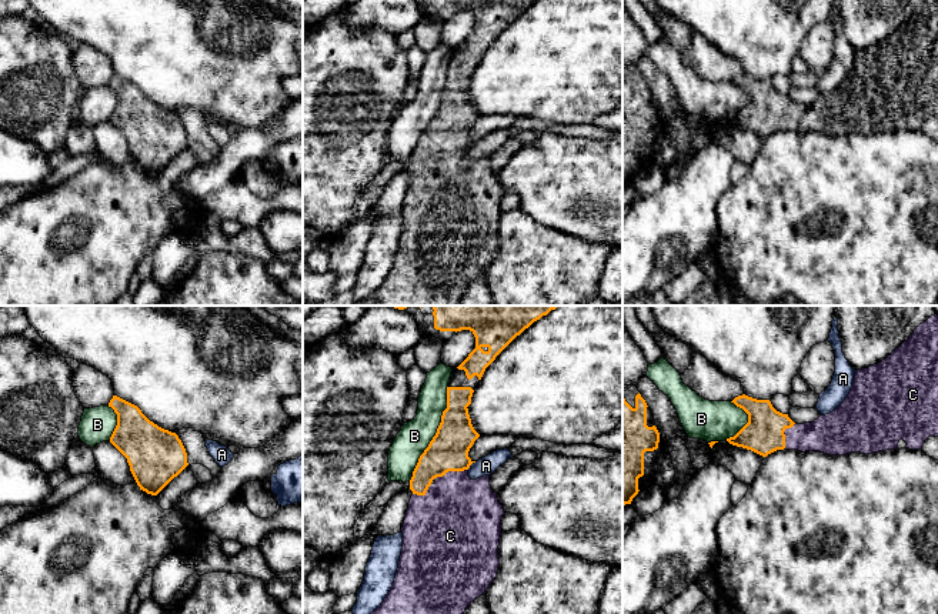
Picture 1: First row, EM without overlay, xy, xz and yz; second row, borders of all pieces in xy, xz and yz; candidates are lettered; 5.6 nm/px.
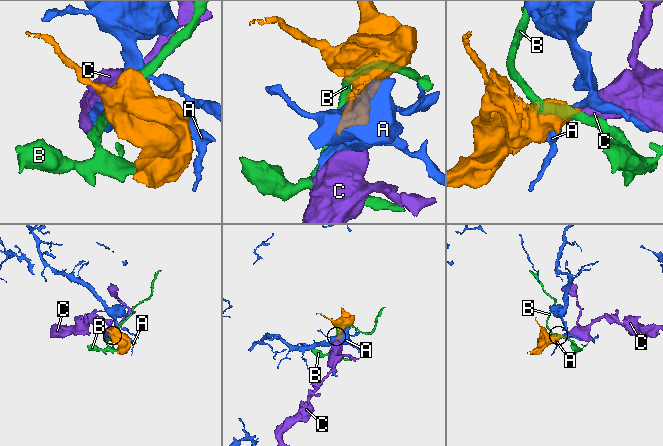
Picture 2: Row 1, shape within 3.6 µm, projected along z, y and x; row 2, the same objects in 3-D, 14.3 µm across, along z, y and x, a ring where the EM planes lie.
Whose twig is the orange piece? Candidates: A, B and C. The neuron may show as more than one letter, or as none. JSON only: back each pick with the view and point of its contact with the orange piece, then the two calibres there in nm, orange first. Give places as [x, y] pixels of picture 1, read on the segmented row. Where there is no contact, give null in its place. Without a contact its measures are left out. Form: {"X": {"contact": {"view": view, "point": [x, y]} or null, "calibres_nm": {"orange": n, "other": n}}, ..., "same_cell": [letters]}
{"C": {"contact": {"view": "xz", "point": [450, 470]}, "calibres_nm": {"orange": 220, "other": 420}}, "same_cell": ["C"]}

